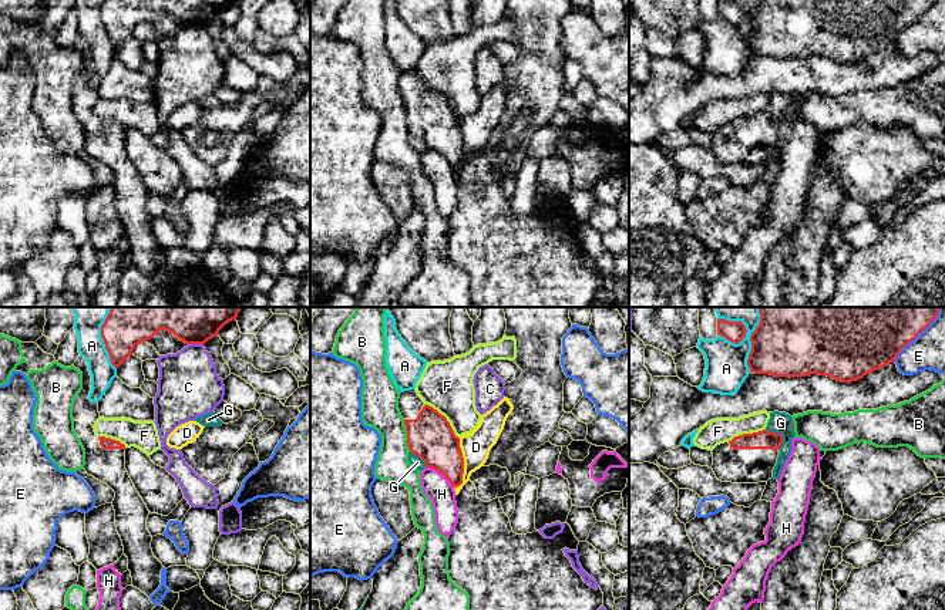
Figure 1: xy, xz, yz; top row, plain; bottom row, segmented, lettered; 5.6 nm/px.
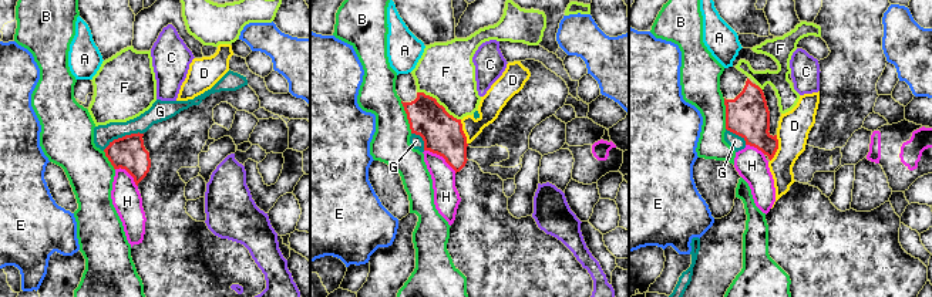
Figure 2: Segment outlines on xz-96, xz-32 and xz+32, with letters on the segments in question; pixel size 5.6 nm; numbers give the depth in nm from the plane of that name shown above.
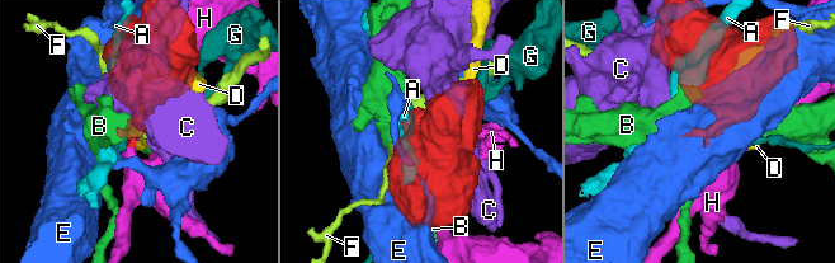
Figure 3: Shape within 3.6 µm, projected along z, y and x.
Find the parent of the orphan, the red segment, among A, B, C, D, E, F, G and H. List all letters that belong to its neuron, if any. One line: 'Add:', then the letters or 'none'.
Add: none

